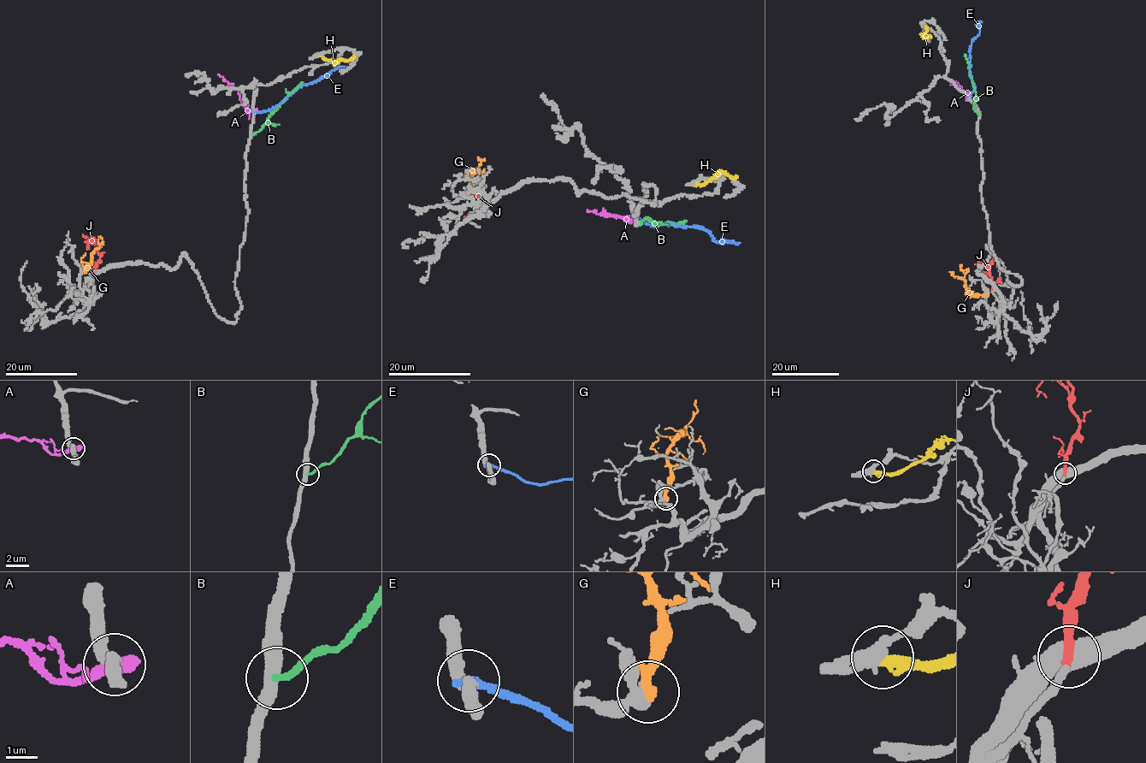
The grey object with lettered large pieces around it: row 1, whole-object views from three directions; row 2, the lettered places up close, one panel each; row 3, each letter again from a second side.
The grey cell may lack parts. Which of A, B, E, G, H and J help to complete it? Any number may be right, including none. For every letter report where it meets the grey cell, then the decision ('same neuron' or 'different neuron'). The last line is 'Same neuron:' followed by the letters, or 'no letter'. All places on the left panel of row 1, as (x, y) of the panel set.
A: (254, 110) | different neuron
B: (251, 135) | different neuron
E: (254, 111) | different neuron
G: (83, 270) | different neuron
H: (317, 54) | different neuron
J: (96, 273) | same neuron
Same neuron: J

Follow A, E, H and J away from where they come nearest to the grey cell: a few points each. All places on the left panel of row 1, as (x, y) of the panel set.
A: (254, 110), (245, 108), (237, 90), (217, 73)
E: (253, 111), (270, 110), (299, 88), (321, 79), (339, 67), (351, 69)
H: (317, 54), (334, 61), (350, 59), (354, 56)
J: (95, 273), (99, 259), (95, 240), (91, 239), (87, 244), (89, 249)

